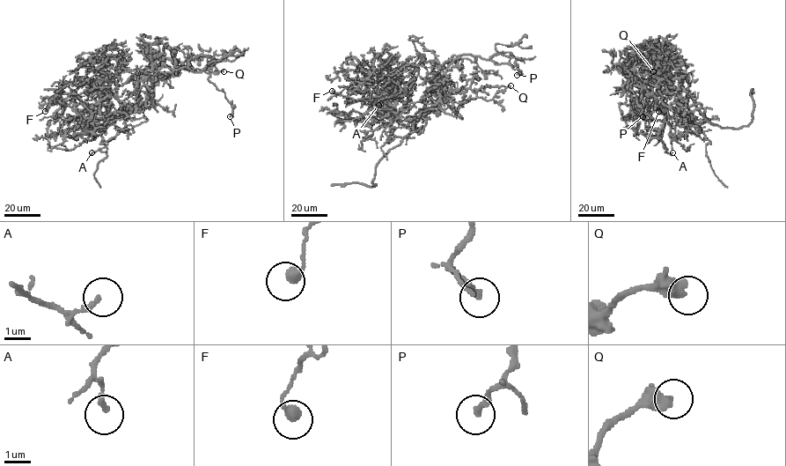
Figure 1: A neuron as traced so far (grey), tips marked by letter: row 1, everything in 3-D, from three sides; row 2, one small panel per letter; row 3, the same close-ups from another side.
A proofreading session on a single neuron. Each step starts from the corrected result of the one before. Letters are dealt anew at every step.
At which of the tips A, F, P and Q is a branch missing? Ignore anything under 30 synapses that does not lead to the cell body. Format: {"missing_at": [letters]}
{"missing_at": []}

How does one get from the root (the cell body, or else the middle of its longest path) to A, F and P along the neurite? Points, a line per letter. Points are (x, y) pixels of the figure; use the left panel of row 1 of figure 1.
A: (141, 75), (132, 76), (114, 92), (107, 86), (107, 110), (104, 118), (119, 130), (105, 147), (91, 152)
F: (141, 75), (132, 76), (114, 92), (99, 79), (90, 87), (66, 82), (61, 86), (62, 100), (45, 111)
P: (141, 75), (151, 64), (157, 74), (183, 68), (203, 70), (234, 107), (230, 116)

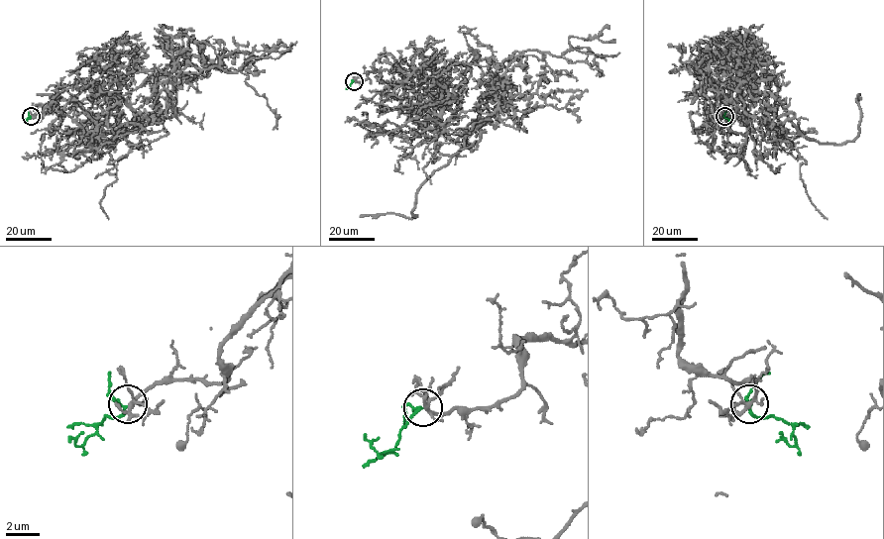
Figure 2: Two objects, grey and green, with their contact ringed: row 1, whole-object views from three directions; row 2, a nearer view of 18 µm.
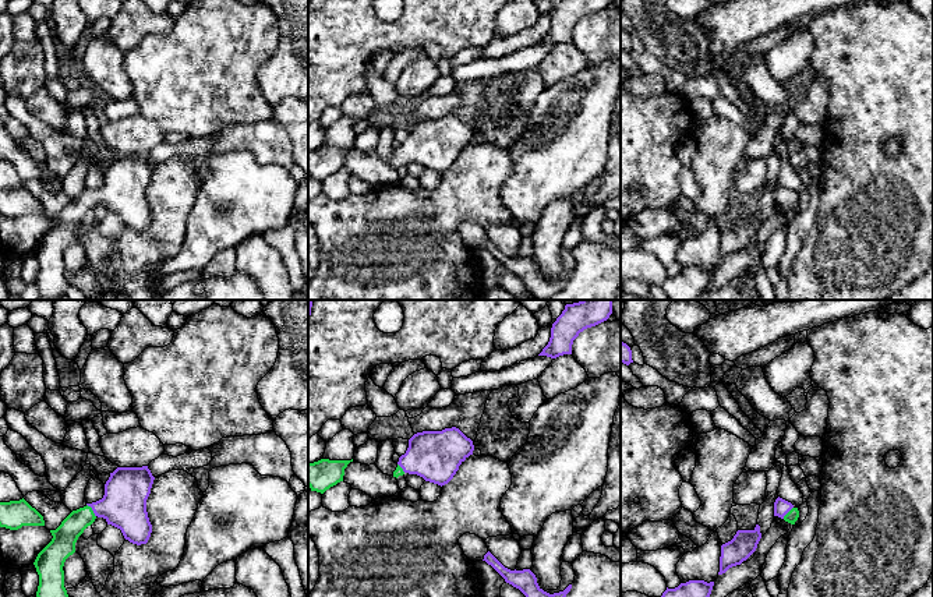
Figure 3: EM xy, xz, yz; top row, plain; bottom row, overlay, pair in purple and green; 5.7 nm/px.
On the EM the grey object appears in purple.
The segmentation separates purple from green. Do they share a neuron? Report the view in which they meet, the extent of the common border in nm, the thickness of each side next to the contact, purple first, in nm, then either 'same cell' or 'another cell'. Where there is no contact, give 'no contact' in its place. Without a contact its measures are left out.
xy | 90 nm | 260/140 nm | same cell

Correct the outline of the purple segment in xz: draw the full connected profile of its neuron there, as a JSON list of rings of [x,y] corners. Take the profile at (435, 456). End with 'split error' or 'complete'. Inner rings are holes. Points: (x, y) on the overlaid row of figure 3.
[[[456,427],[417,432],[409,439],[406,453],[399,458],[393,477],[417,474],[442,487],[453,478],[473,451],[473,441]]]; split error

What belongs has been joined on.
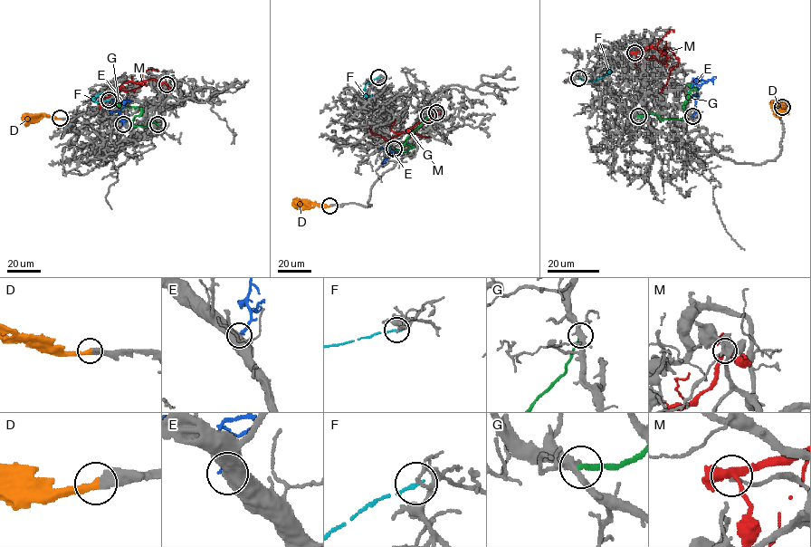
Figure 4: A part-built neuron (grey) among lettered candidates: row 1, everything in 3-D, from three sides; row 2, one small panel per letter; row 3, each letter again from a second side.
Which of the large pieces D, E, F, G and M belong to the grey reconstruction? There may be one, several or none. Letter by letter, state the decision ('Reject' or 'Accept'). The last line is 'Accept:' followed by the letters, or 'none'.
D: Accept
E: Accept
F: Reject
G: Reject
M: Reject
Accept: D, E

